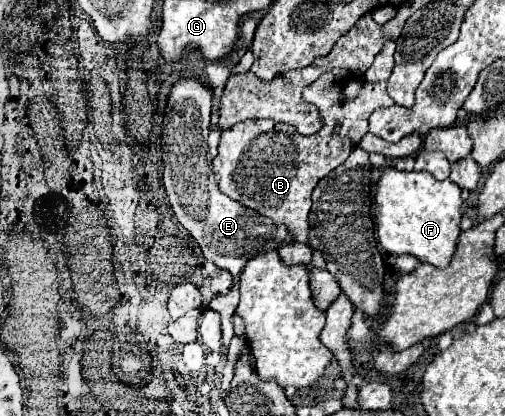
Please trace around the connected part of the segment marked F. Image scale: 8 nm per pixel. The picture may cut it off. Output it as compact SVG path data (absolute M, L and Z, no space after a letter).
M394 166L384 168L382 178L376 184L376 238L380 246L388 254L412 254L420 262L444 268L452 260L452 254L456 250L456 242L460 236L460 220L462 220L462 198L460 198L460 188L450 182L450 180L436 180L432 174L424 172L400 172Z

